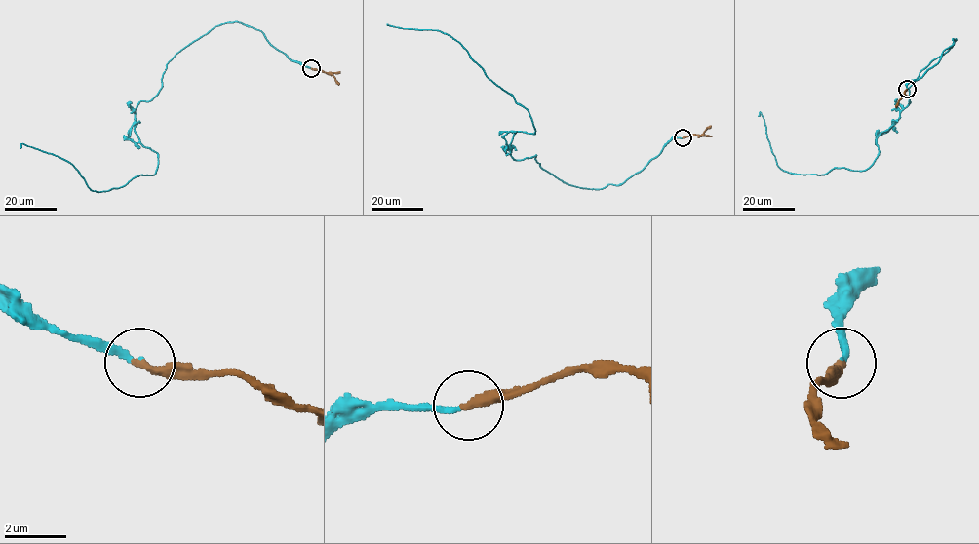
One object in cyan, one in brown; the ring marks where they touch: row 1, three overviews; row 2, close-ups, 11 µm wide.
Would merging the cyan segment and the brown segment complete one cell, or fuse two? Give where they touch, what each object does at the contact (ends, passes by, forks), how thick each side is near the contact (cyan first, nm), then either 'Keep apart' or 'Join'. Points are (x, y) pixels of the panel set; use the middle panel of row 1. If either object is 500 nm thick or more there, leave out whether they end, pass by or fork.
Place: (683, 137). At the ring cyan ends. At the ring brown ends. Thickness 170 nm (cyan) against 300 nm. Join

